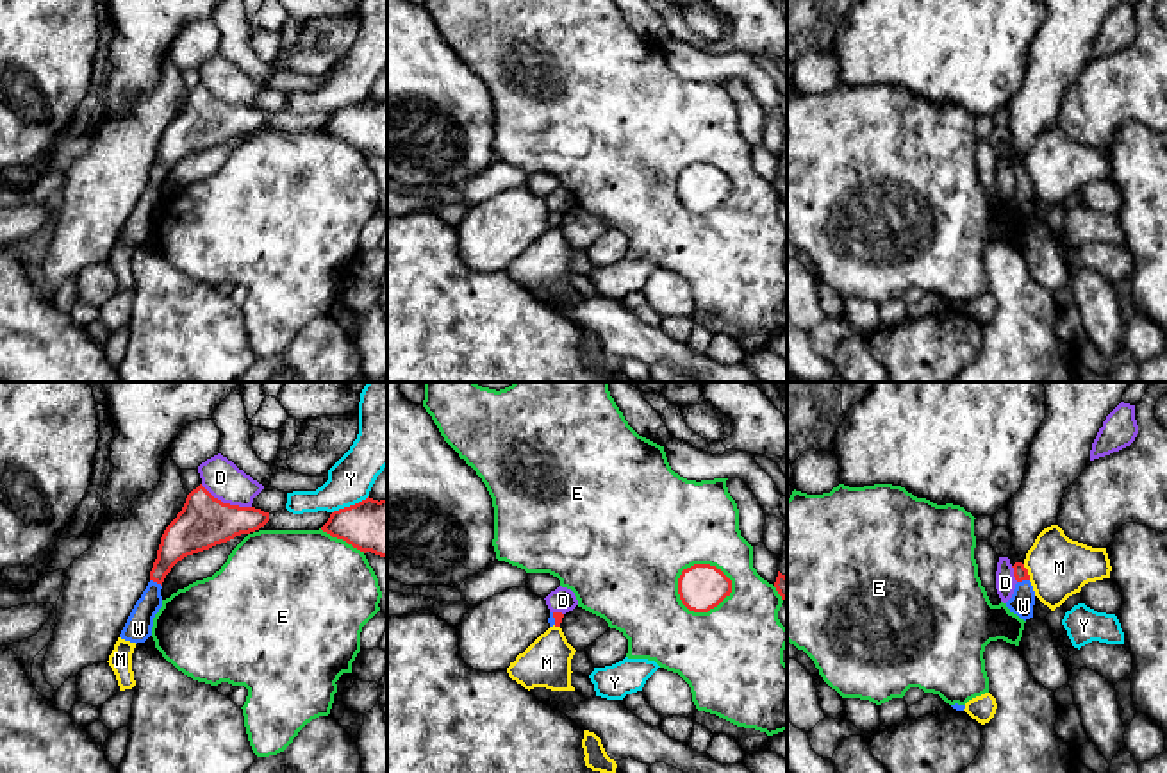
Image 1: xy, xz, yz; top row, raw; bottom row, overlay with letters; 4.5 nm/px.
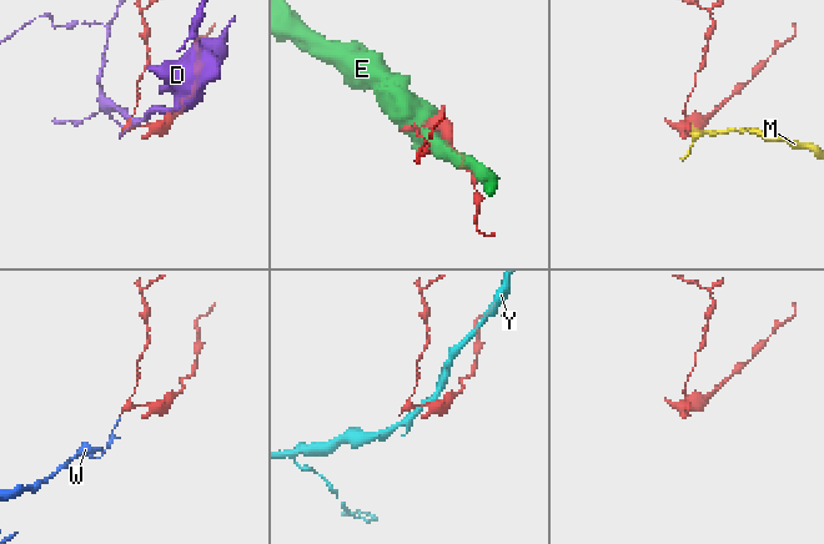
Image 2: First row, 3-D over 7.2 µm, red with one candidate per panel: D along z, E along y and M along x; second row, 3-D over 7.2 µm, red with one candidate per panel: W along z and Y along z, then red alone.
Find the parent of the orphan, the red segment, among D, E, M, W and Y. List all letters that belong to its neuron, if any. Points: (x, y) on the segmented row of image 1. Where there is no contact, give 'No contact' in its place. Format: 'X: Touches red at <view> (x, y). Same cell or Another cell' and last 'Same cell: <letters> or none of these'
D: Touches red at xy (225, 504). Another cell
E: Touches red at xz (707, 611). Another cell
M: Touches red at yz (1026, 572). Another cell
W: Touches red at xy (156, 581). Same cell
Y: Touches red at xy (350, 506). Another cell
Same cell: W

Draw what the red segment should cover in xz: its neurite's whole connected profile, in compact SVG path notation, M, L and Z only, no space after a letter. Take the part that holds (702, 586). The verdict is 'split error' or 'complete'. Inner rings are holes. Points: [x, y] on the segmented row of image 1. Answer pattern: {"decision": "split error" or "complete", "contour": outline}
{"decision": "complete", "contour": "M694 564L682 571L678 594L682 603L694 612L708 612L732 593L732 580L716 566Z"}

